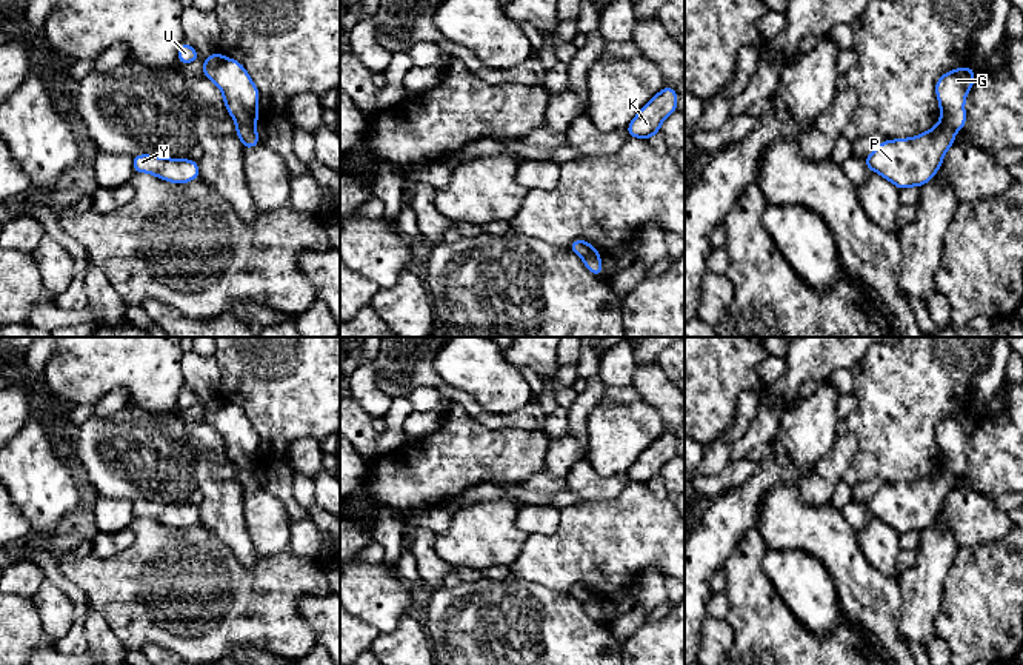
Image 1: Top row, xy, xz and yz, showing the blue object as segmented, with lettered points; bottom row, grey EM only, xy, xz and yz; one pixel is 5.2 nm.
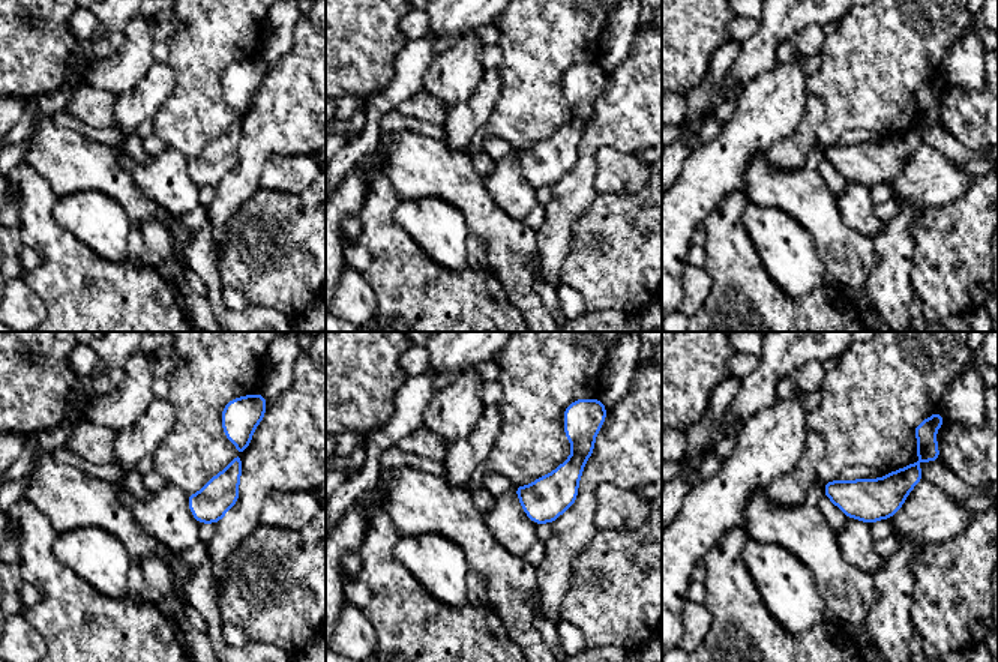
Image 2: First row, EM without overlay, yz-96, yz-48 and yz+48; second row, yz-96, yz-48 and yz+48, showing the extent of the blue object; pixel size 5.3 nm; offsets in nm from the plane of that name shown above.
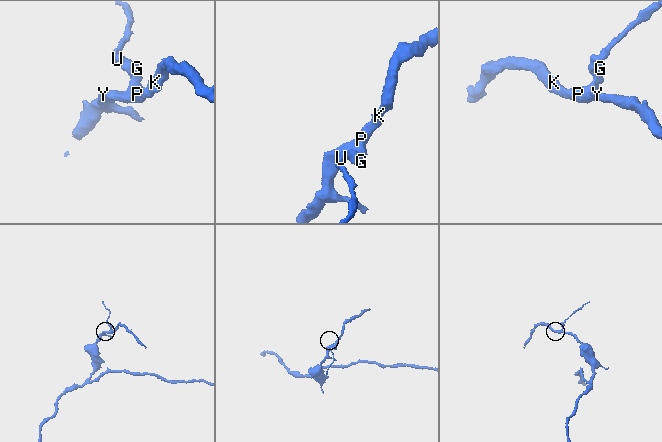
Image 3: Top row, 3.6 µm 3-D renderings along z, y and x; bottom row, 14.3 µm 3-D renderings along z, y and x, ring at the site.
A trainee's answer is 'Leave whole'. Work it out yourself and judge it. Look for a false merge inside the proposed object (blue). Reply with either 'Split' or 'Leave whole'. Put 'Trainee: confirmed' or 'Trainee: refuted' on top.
Trainee: refuted
Split

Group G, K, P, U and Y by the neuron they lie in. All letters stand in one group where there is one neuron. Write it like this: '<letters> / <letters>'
G U / K P Y

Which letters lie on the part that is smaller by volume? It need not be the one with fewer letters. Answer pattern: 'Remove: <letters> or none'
Remove: G, U

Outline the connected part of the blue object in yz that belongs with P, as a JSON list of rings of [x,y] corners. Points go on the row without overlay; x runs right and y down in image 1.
[[[940,465],[917,482],[883,485],[863,506],[900,536],[908,531],[920,533],[935,522],[954,482],[955,476]]]

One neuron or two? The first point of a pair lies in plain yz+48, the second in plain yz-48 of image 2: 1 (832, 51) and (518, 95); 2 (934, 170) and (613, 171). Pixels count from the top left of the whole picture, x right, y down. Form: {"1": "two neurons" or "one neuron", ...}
{"1": "one neuron", "2": "one neuron"}

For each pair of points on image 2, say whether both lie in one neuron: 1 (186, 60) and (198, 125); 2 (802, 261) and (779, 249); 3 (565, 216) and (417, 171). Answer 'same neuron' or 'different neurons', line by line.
1: same neuron
2: same neuron
3: different neurons

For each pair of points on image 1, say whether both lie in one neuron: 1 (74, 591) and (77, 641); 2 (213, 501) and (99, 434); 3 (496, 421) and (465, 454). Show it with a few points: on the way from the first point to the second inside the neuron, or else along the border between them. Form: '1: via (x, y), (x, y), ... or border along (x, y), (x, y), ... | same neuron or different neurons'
1: via (79, 604), (77, 628) | same neuron
2: via (185, 471), (148, 454), (128, 454) | same neuron
3: border along (460, 407), (489, 428), (526, 428) | different neurons

